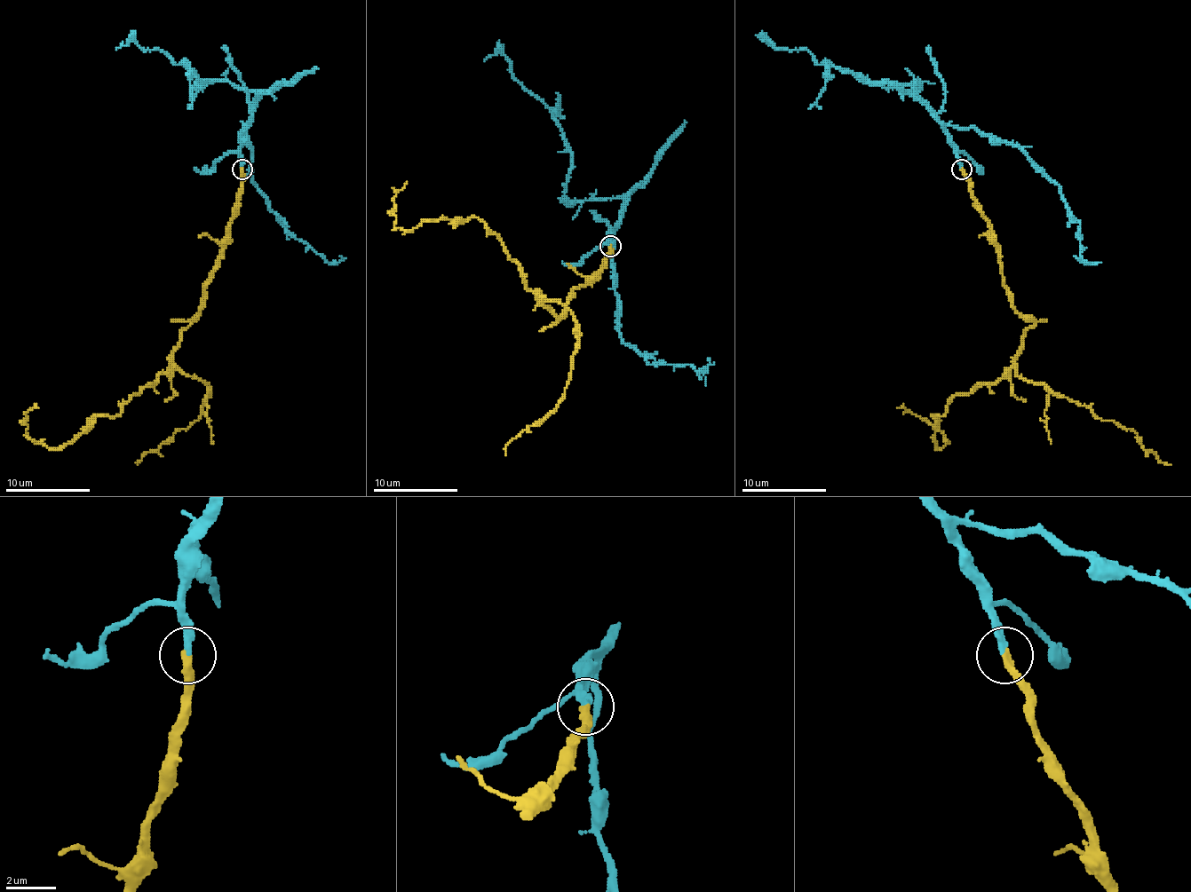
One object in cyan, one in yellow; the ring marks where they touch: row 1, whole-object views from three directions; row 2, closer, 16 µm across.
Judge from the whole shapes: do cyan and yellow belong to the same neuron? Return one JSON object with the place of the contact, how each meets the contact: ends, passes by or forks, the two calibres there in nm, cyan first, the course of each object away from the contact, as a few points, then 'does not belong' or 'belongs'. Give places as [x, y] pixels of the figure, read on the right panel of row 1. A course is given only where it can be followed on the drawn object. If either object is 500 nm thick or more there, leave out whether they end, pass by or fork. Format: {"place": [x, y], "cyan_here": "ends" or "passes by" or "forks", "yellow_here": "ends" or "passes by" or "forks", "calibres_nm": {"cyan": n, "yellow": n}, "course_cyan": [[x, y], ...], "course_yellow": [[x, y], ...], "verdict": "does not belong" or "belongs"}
{"place": [962, 169], "cyan_here": "ends", "yellow_here": "ends", "calibres_nm": {"cyan": 240, "yellow": 300}, "course_cyan": [[962, 169], [957, 146], [914, 91], [916, 79], [884, 88], [768, 41], [777, 50]], "course_yellow": [[962, 169], [1011, 304], [1034, 323], [1002, 378], [932, 416], [941, 447], [941, 433], [897, 407]], "verdict": "belongs"}

